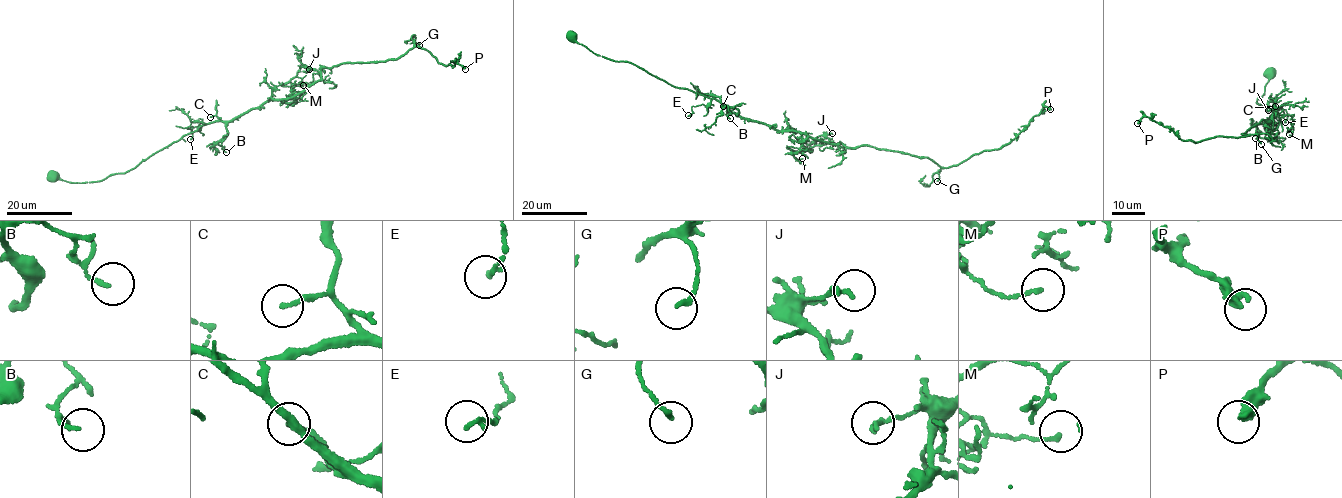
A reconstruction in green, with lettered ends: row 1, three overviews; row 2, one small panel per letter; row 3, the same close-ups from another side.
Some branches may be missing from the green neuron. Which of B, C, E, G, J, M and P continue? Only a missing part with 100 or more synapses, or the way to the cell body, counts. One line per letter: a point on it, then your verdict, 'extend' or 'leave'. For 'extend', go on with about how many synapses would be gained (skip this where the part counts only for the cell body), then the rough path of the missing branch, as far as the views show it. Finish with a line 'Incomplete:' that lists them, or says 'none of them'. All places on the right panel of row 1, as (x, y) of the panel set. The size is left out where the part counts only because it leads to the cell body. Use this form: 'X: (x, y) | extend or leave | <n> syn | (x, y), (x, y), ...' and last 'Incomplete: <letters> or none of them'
B: (1255, 138) | leave
C: (1275, 106) | leave
E: (1285, 122) | leave
G: (1261, 144) | leave
J: (1268, 110) | leave
M: (1289, 134) | leave
P: (1137, 123) | leave
Incomplete: none of them

